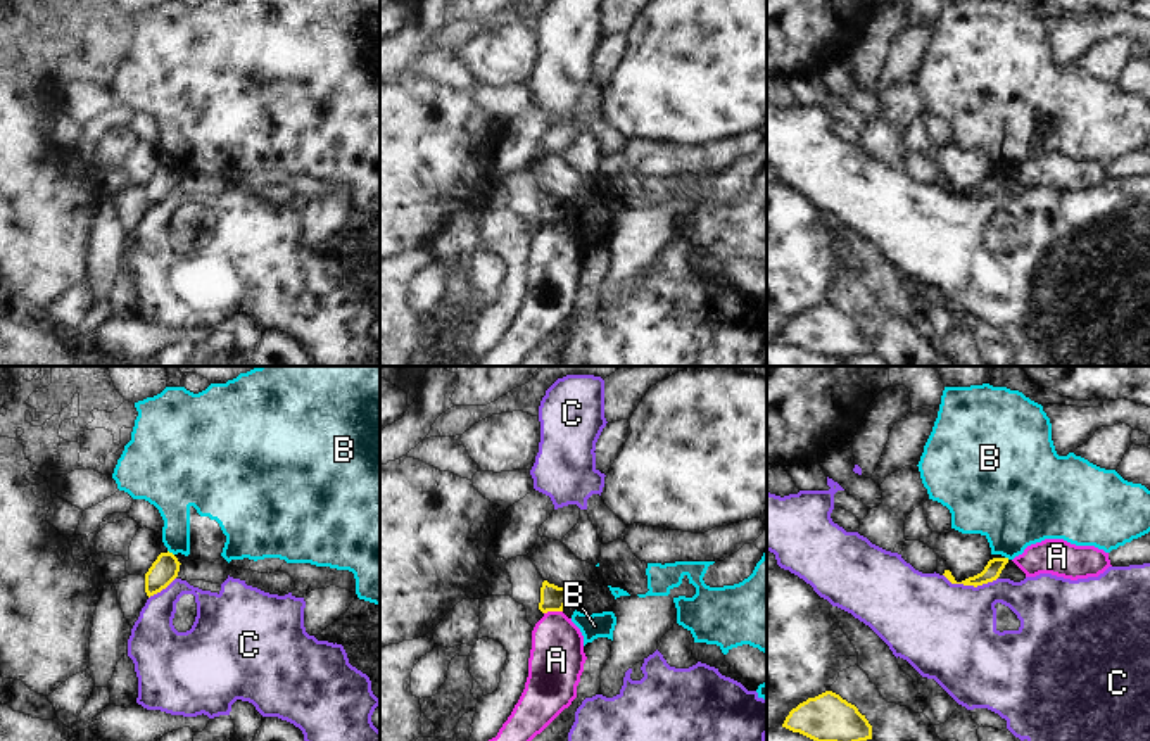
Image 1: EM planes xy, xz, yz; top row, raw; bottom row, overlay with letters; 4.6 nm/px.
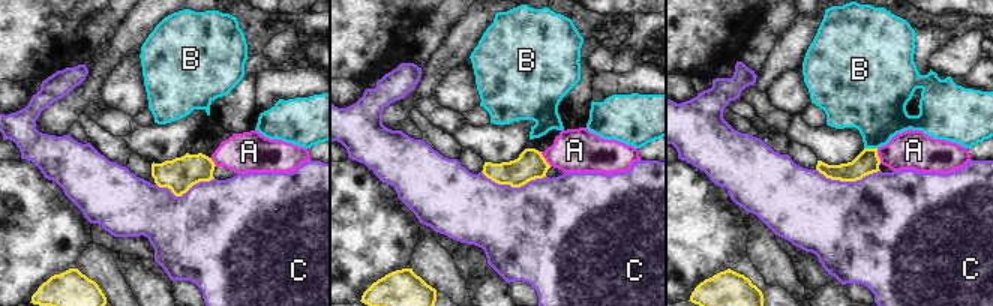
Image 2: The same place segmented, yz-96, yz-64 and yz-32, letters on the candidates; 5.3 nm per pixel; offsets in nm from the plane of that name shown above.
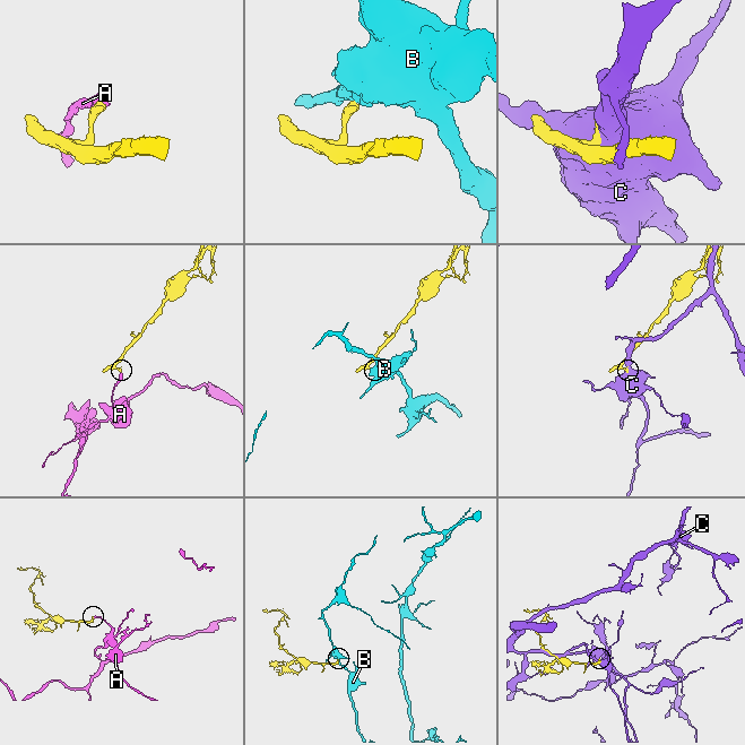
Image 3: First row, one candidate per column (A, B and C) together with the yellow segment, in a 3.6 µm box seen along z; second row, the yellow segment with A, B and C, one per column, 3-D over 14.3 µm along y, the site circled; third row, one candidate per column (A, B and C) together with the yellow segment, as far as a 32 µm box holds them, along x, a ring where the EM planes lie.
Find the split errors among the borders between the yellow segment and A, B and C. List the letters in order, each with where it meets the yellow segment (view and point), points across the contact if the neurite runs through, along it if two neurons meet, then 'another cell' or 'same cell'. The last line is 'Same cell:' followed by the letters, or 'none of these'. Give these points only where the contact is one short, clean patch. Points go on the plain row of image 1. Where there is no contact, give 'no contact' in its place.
A: meets yellow in xz at (553, 223); border along xz (562, 223), (548, 223), (544, 227); another cell
B: meets yellow in xy at (171, 166); border along xy (168, 163), (173, 168); another cell
C: meets yellow in yz at (971, 197); another cell
Same cell: none of these

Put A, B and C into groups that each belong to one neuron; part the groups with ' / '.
A / B / C

